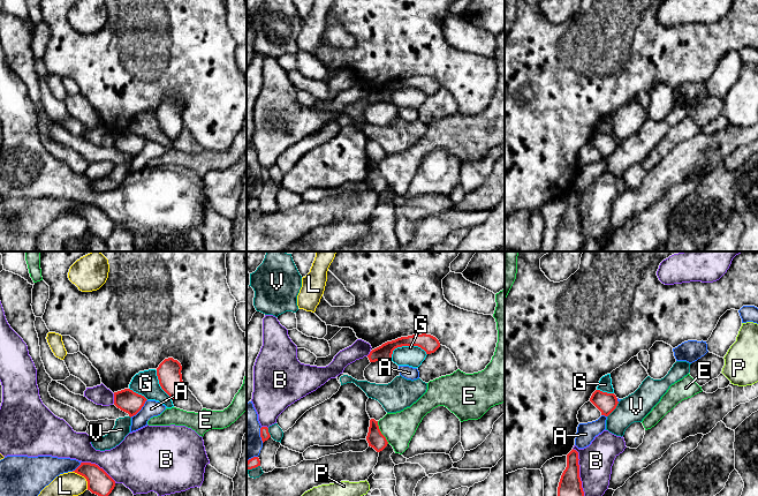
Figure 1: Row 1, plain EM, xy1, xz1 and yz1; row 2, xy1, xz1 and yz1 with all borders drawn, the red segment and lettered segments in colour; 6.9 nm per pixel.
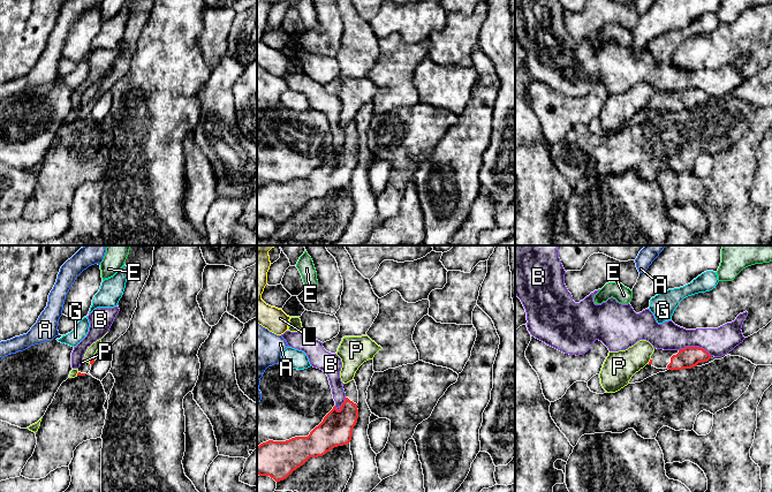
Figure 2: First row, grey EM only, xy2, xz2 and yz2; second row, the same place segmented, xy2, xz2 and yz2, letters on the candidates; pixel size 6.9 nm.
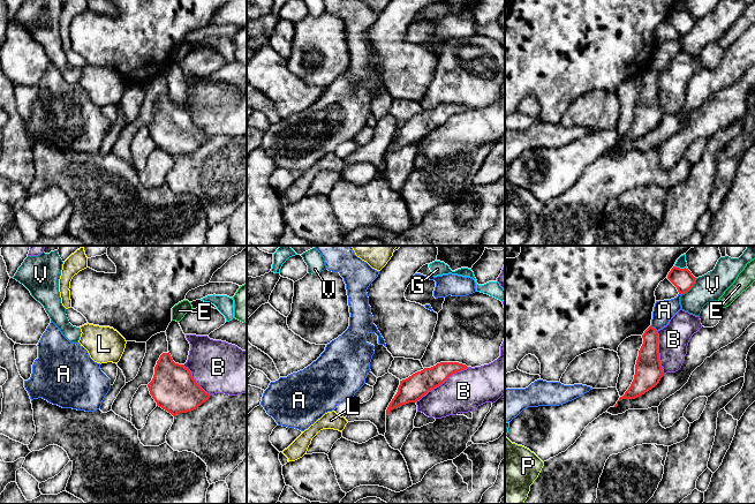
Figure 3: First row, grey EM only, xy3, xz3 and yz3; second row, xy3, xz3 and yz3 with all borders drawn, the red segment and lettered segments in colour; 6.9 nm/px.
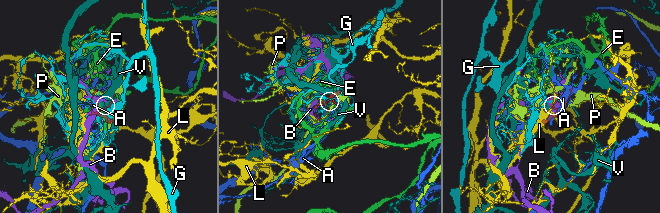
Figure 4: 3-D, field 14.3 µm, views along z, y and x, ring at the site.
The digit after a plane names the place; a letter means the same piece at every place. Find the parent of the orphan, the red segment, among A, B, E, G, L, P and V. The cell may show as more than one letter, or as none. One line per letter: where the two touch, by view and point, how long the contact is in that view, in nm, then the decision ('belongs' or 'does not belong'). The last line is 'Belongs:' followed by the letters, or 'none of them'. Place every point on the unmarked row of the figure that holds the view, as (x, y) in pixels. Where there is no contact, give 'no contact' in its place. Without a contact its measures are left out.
A: contact xy1 (139, 151); length 170 nm; does not belong
B: contact xz3 (442, 125); length 440 nm; does not belong
E: contact xz1 (380, 174); length 180 nm; does not belong
G: contact xz1 (406, 87); length 260 nm; does not belong
L: contact xy1 (84, 218); length 170 nm; does not belong
P: contact xy2 (90, 103); length 40 nm; does not belong
V: contact yz3 (691, 29); length 160 nm; does not belong
Belongs: none of them

